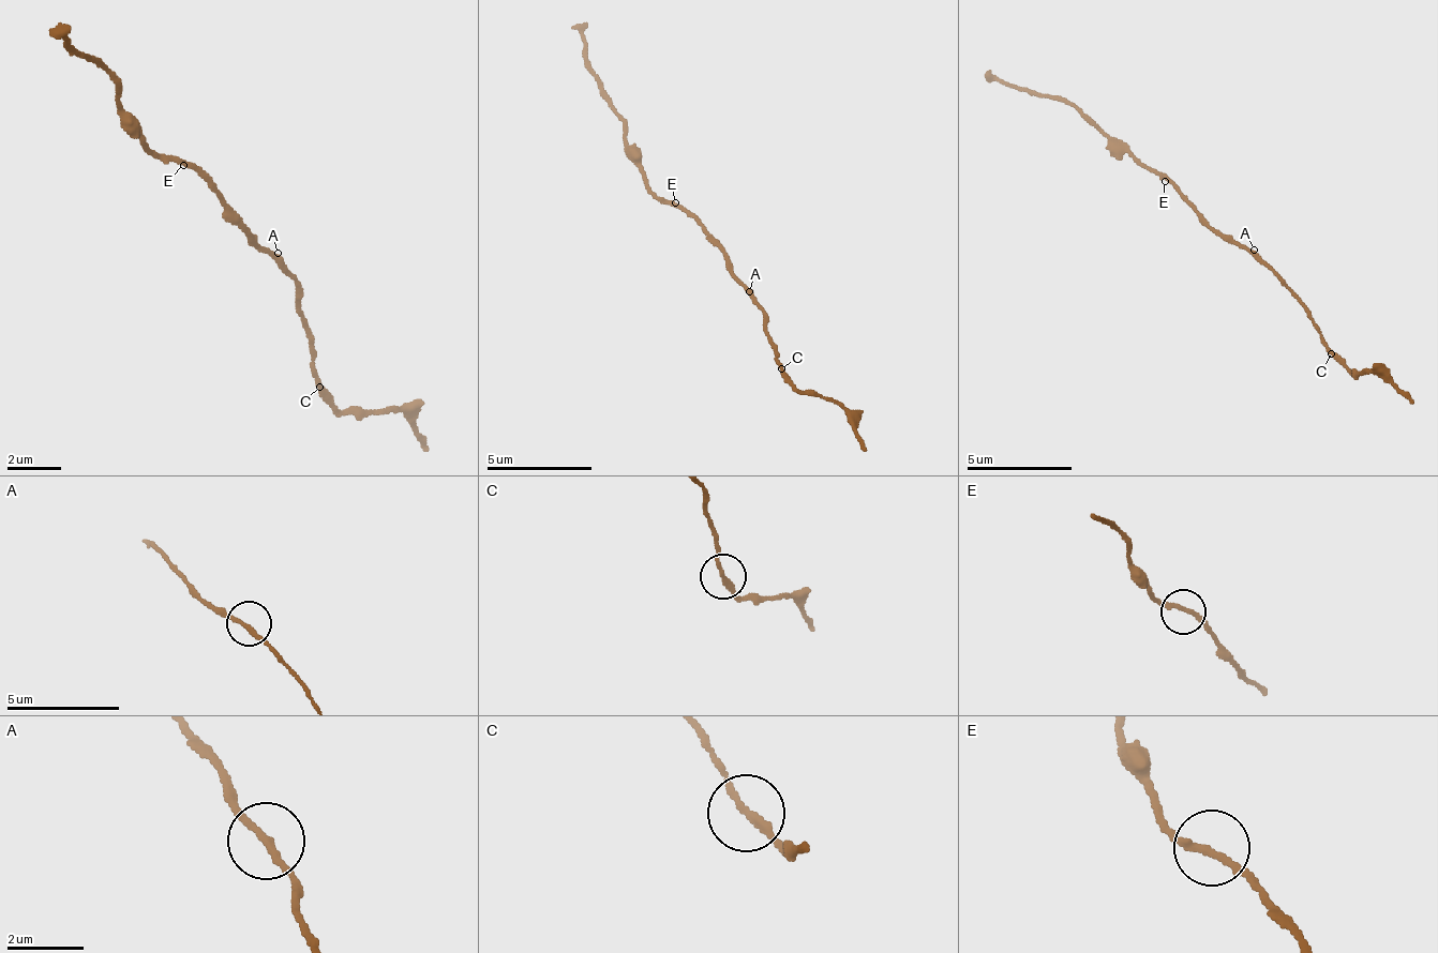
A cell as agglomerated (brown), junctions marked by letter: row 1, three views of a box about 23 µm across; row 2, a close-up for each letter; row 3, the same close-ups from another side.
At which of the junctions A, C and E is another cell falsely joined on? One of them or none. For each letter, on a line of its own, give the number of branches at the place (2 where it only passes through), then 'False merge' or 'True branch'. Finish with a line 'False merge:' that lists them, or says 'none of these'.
A: Branches: 2. True branch
C: Branches: 2. True branch
E: Branches: 2. True branch
False merge: none of these

